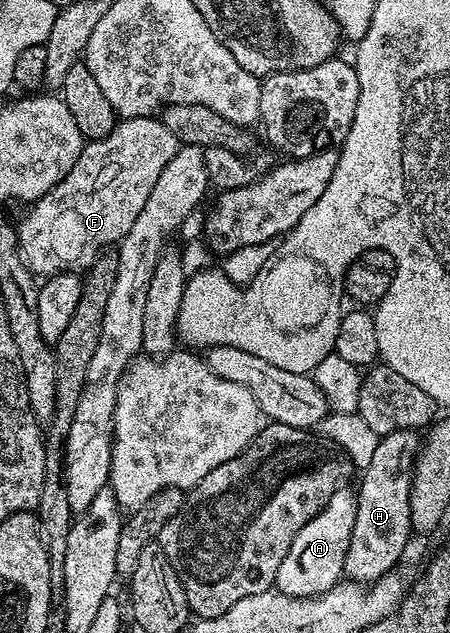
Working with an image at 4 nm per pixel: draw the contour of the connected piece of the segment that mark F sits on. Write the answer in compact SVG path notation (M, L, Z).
M149 115L119 119L104 139L84 142L77 161L73 161L73 169L69 169L49 193L30 204L26 208L27 216L17 223L19 252L23 254L27 268L39 277L55 275L58 271L79 273L90 267L104 249L118 245L125 233L133 229L133 221L137 221L141 209L145 209L145 201L149 201L149 193L153 193L153 185L157 185L157 177L161 177L161 169L173 161L180 146L177 137L165 129L162 118Z

